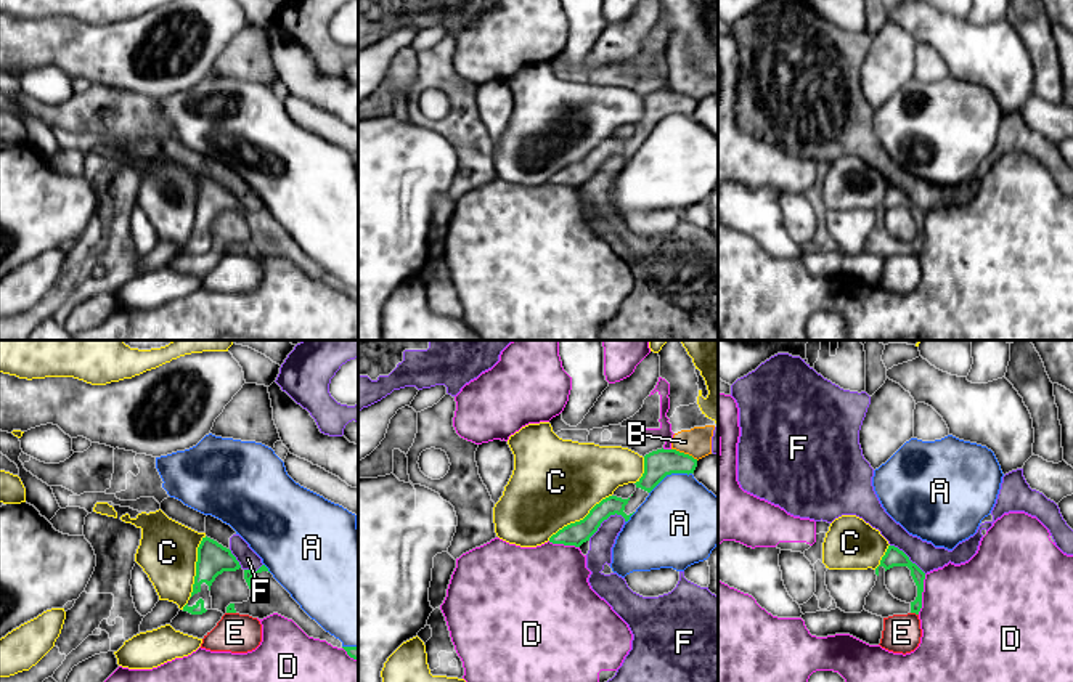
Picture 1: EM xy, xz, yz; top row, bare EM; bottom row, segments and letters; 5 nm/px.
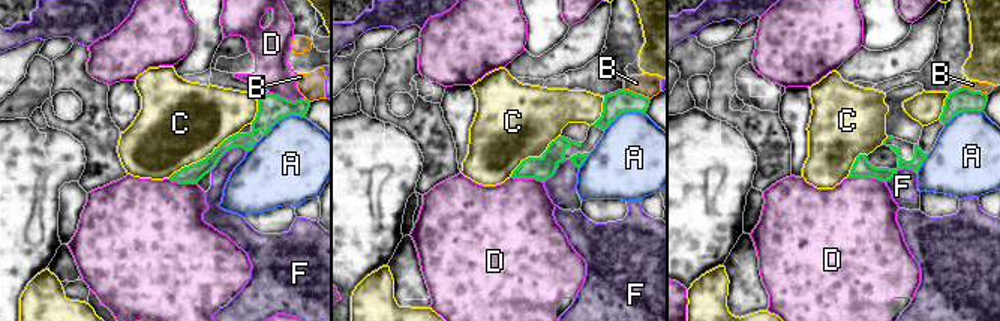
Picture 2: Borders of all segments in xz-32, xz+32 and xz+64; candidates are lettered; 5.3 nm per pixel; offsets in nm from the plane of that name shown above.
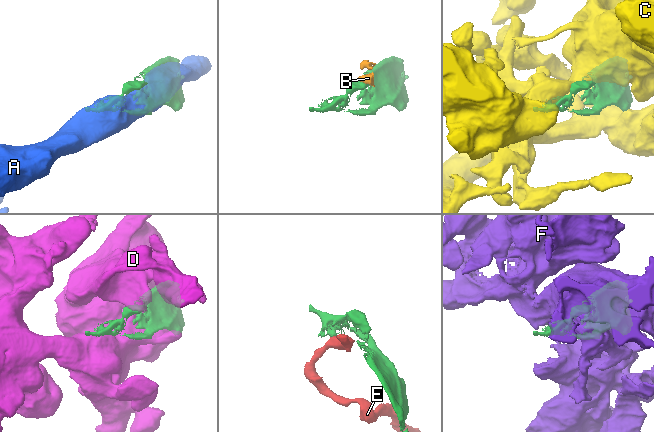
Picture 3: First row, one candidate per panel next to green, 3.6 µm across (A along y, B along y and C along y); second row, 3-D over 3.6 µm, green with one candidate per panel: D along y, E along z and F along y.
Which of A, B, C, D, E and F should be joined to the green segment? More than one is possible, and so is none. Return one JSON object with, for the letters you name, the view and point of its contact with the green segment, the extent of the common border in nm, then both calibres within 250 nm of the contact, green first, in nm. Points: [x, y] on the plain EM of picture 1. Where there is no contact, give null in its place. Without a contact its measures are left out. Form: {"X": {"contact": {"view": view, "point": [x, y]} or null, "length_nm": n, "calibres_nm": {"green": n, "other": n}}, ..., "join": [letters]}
{"join": []}

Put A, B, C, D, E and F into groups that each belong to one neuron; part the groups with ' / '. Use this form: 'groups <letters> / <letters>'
groups A / B F / C / D / E

